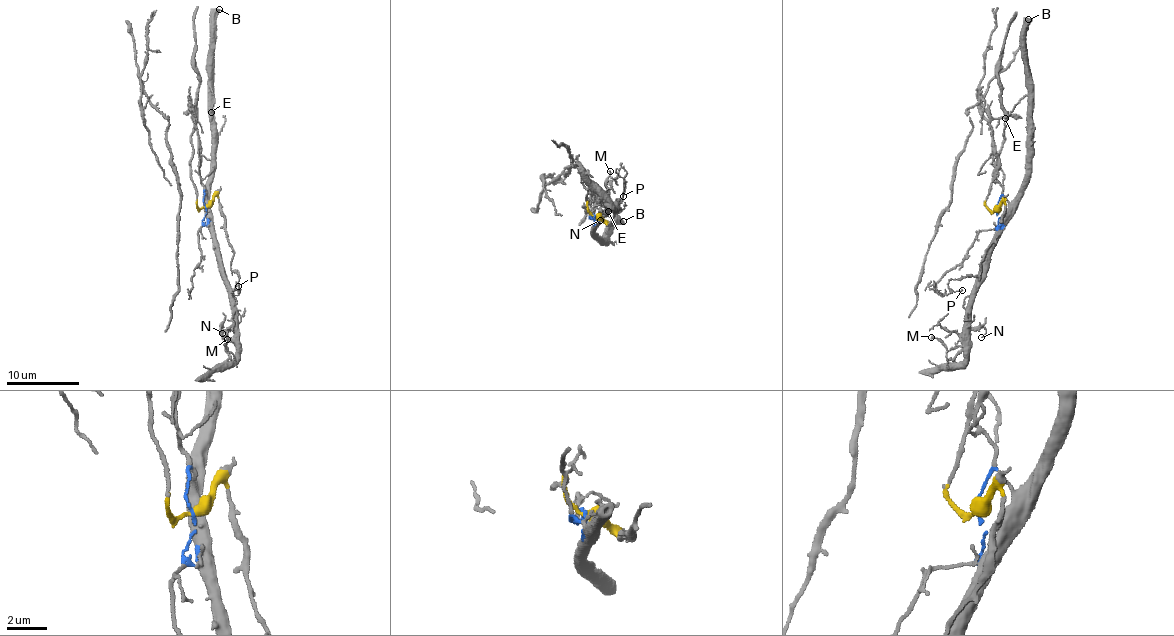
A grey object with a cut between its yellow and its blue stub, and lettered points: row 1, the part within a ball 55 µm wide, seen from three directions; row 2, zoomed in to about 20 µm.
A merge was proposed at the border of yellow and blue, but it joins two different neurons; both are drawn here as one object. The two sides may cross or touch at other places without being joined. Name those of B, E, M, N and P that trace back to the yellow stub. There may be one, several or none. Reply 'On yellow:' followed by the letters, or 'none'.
On yellow: P

